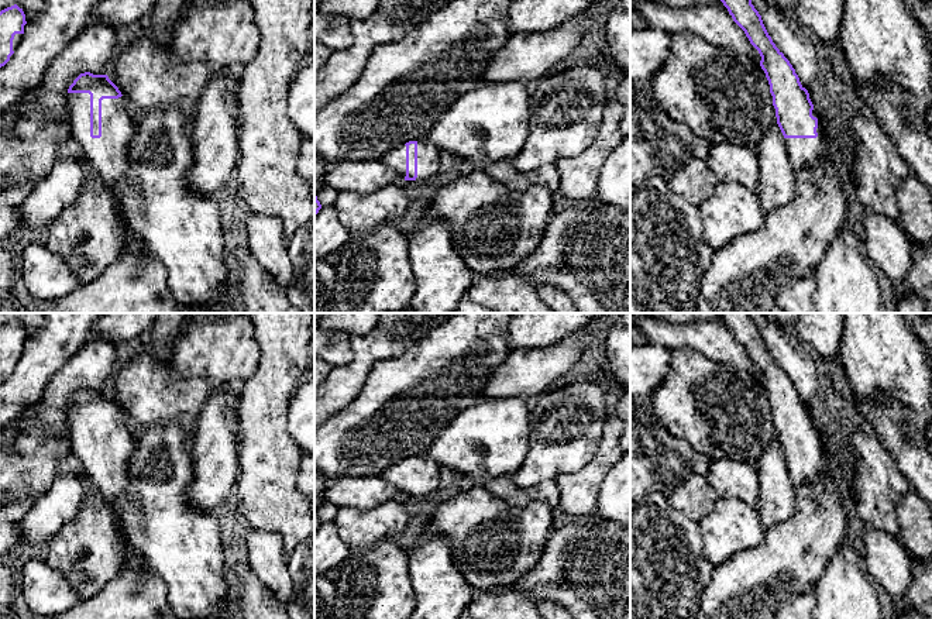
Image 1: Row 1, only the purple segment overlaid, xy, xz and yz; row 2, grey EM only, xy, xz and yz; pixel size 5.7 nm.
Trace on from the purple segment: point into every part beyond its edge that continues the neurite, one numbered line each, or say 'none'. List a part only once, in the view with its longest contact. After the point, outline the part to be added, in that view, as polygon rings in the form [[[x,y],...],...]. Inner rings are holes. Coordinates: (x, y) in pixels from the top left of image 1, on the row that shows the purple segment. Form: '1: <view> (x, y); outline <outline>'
1: xy (107, 155); outline [[[68,93],[72,137],[97,171],[106,186],[117,183],[127,173],[128,145],[134,125],[124,109],[124,96],[102,100],[102,137],[90,137],[90,94]]]

